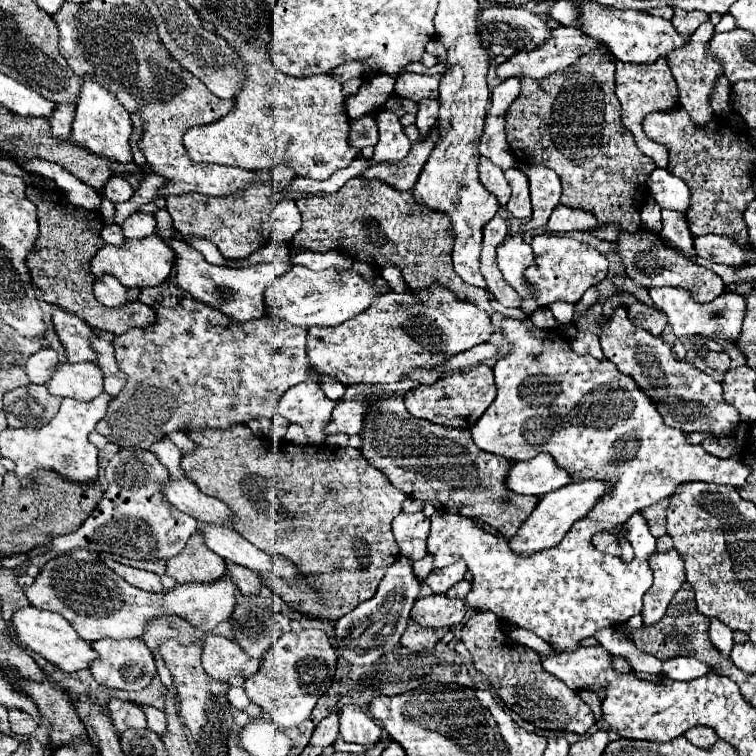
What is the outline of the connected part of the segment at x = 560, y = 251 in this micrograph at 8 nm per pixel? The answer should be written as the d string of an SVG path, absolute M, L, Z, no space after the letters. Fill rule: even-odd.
M537 235L533 237L535 261L525 271L525 279L535 287L539 307L547 307L551 301L577 303L583 293L597 285L607 275L607 259L597 249L575 241L569 235Z

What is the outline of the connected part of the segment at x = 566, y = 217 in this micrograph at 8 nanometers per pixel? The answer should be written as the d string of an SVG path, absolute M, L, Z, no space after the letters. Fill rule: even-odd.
M557 205L547 221L547 231L553 233L573 233L573 231L597 231L597 219L595 215L589 215L581 209L571 209L565 205Z

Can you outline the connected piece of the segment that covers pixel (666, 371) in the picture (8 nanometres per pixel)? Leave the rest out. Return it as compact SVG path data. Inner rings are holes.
M617 307L611 317L603 317L597 325L601 329L599 339L605 357L613 361L621 373L631 375L637 381L637 385L655 401L657 411L663 415L663 421L667 425L685 433L707 431L711 435L729 435L739 423L737 409L723 399L721 383L693 367L691 363L677 361L673 357L671 345L633 325L625 307Z

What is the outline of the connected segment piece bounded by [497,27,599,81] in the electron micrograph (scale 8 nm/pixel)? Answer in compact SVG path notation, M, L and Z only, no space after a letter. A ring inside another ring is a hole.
M557 27L551 31L551 37L545 45L541 45L539 49L533 49L529 53L521 51L521 53L515 53L513 57L509 57L505 63L501 63L497 67L497 77L499 79L509 79L509 77L517 77L517 79L523 79L523 77L531 77L531 79L545 79L549 75L553 75L555 71L561 71L569 65L573 65L577 61L577 57L589 53L589 51L595 51L599 47L599 43L593 39L593 37L587 37L583 35L579 29L575 27Z

